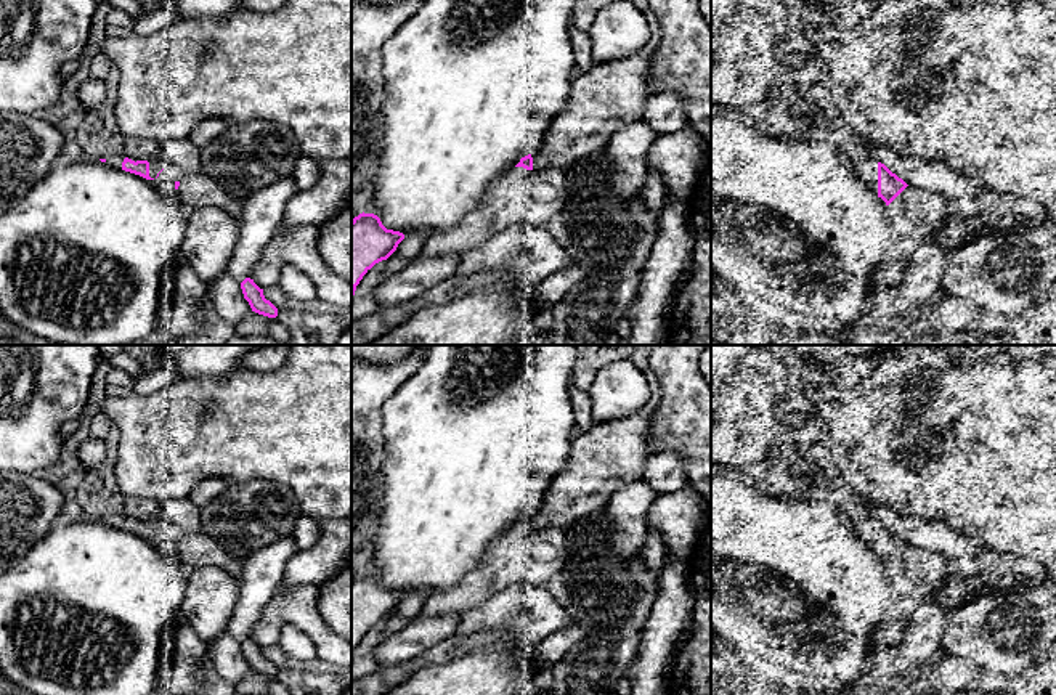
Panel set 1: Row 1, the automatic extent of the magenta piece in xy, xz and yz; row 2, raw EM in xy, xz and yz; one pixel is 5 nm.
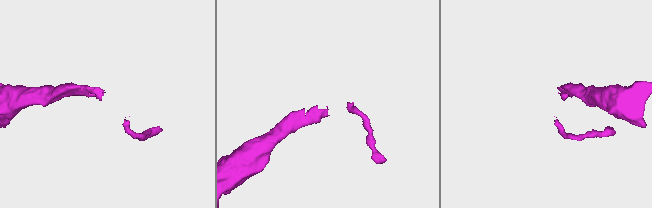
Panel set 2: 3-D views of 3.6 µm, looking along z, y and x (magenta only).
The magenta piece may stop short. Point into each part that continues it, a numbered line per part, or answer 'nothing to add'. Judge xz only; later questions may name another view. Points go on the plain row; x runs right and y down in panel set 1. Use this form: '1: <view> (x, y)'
1: xz (602, 459)

